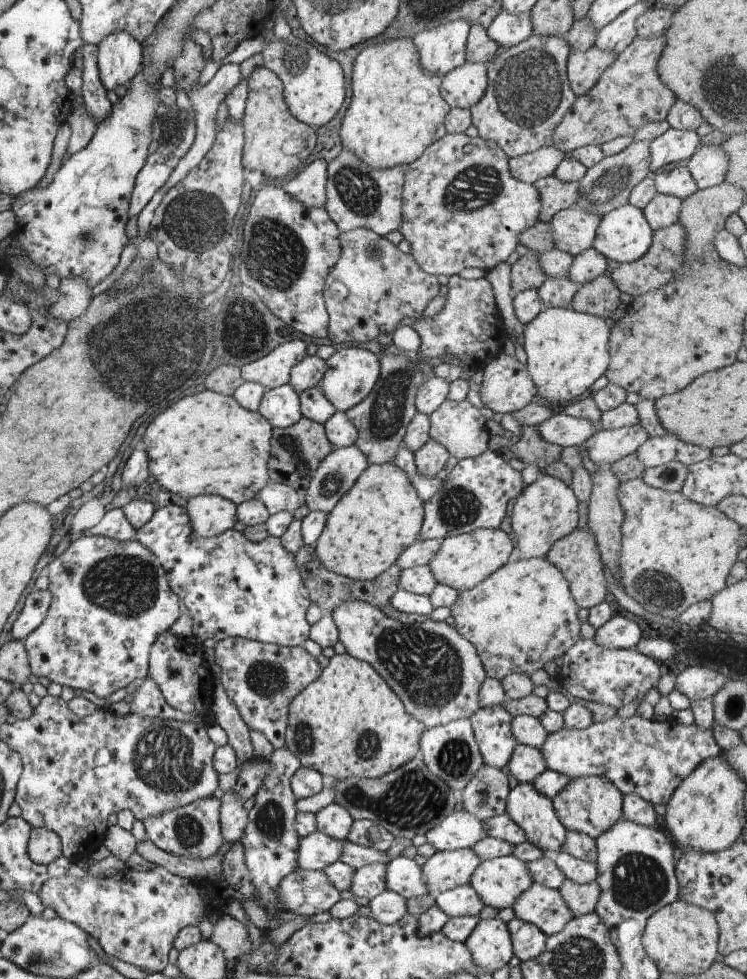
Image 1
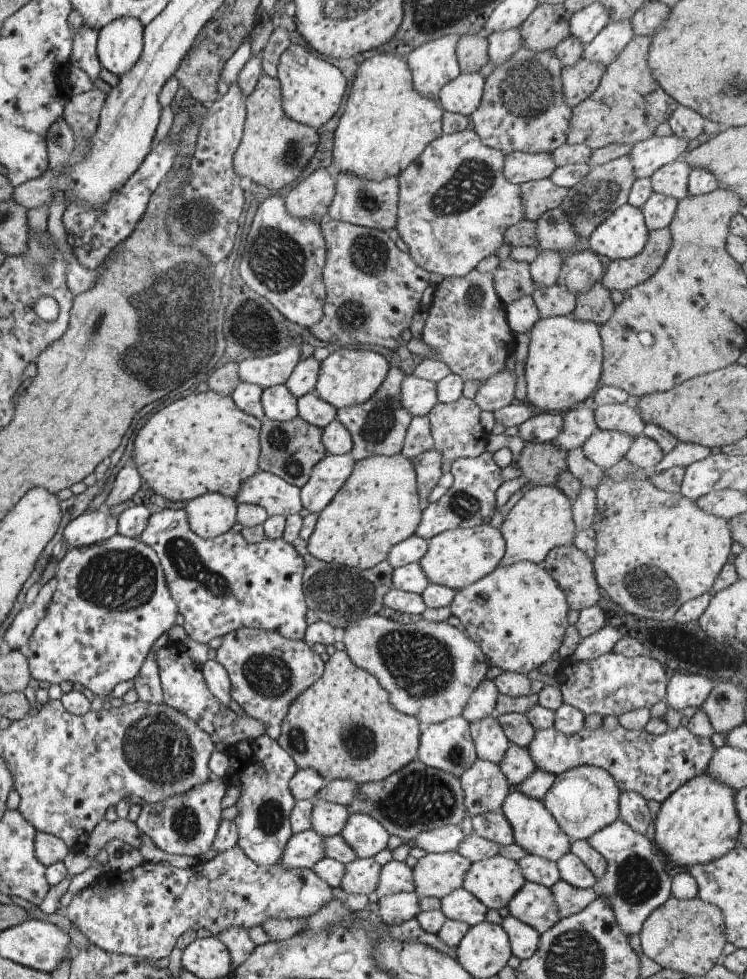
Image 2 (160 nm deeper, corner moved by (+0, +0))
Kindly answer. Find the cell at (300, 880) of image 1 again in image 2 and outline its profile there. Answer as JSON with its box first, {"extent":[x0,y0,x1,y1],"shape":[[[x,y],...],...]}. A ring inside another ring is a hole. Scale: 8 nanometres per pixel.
{"extent":[67,845,332,961],"shape":[[[236,845],[218,853],[212,860],[200,861],[187,869],[179,869],[166,862],[143,861],[125,875],[106,872],[72,898],[67,906],[67,916],[72,926],[77,927],[92,945],[102,947],[102,950],[157,961],[170,956],[172,949],[177,946],[178,938],[186,931],[206,928],[216,937],[228,929],[228,926],[244,927],[249,932],[268,919],[307,919],[332,897],[331,886],[312,869],[287,869],[282,864],[260,866]]]}

